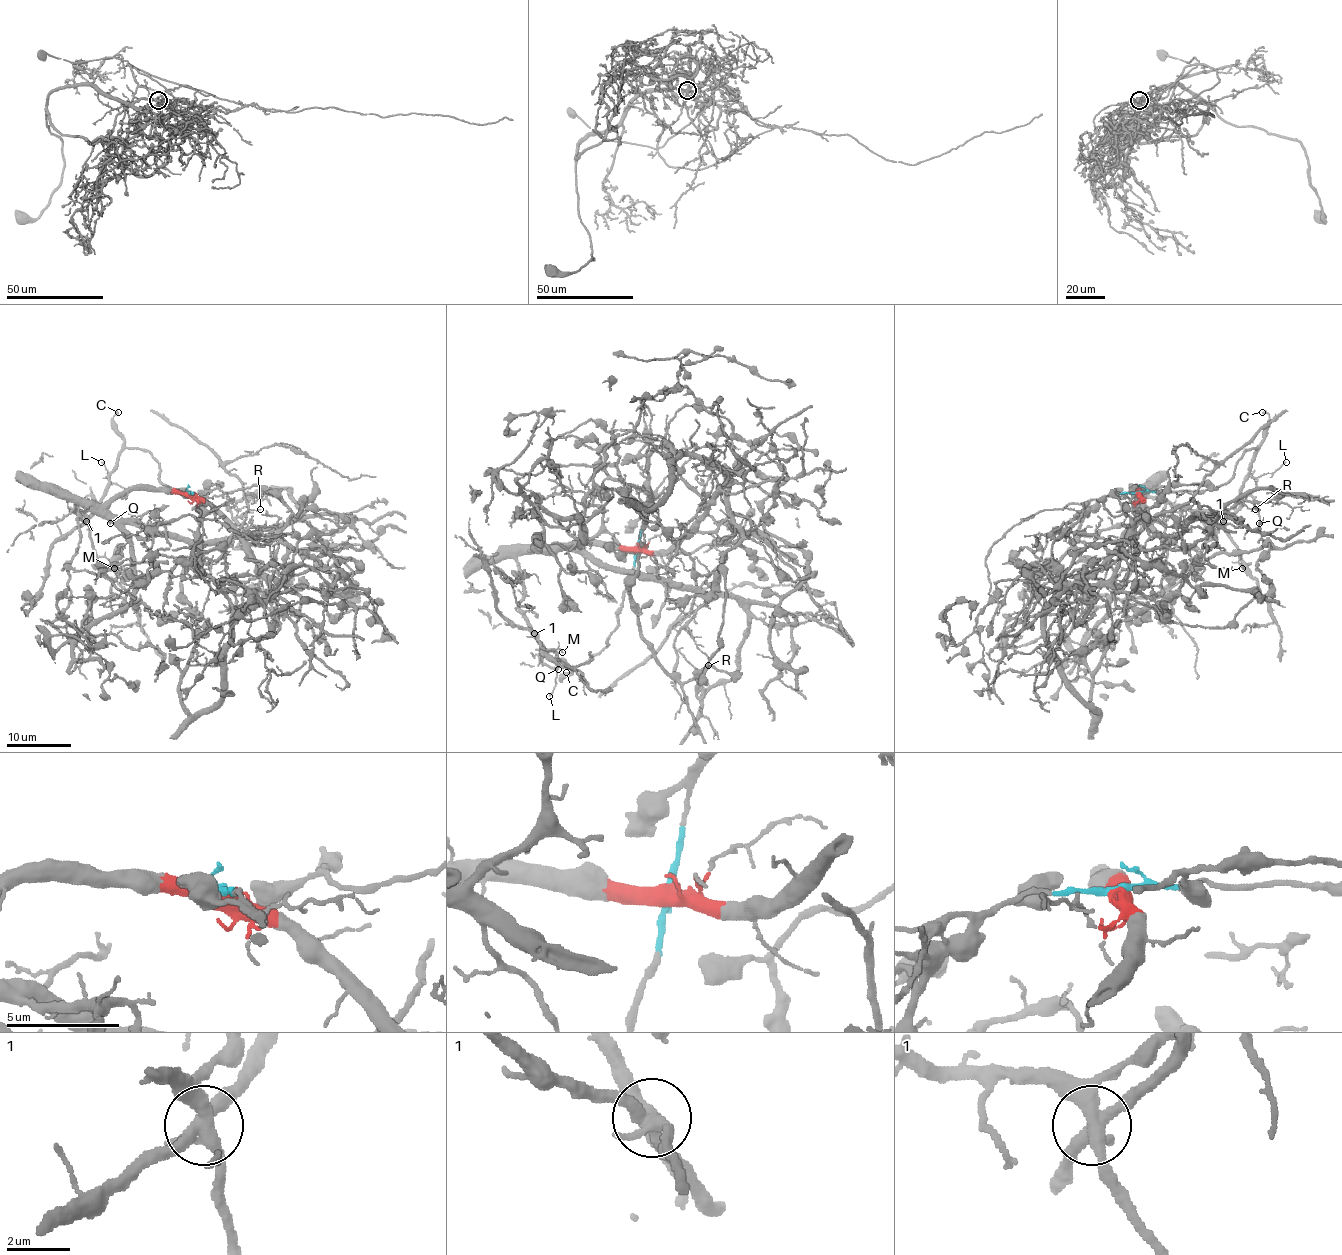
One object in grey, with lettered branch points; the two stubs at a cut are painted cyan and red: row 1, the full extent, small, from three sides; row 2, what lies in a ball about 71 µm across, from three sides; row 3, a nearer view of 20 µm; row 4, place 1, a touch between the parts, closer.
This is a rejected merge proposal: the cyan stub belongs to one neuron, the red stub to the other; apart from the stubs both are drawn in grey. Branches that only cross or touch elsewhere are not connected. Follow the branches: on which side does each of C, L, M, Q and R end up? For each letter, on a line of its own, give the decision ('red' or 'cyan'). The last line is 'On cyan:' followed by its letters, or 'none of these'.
C: cyan
L: cyan
M: red
Q: red
R: red
On cyan: C, L

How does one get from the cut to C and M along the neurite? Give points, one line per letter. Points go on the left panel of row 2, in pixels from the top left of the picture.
C: (190, 493), (166, 486), (159, 480), (158, 461), (148, 451), (125, 444), (113, 419), (117, 412)
M: (190, 493), (124, 489), (101, 504), (69, 498), (71, 509), (87, 520), (95, 552), (114, 568)

